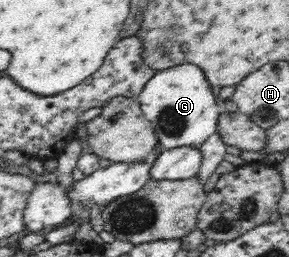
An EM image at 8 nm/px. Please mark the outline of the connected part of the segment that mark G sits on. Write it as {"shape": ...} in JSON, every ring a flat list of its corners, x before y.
{"shape":[[185,63,157,71,151,80,145,84,136,99,141,103,144,117,152,124,154,133,158,137,158,145,162,150,179,147,200,148,211,136,216,134,216,126,222,107,215,103,212,86,207,81,205,73,193,64]]}

